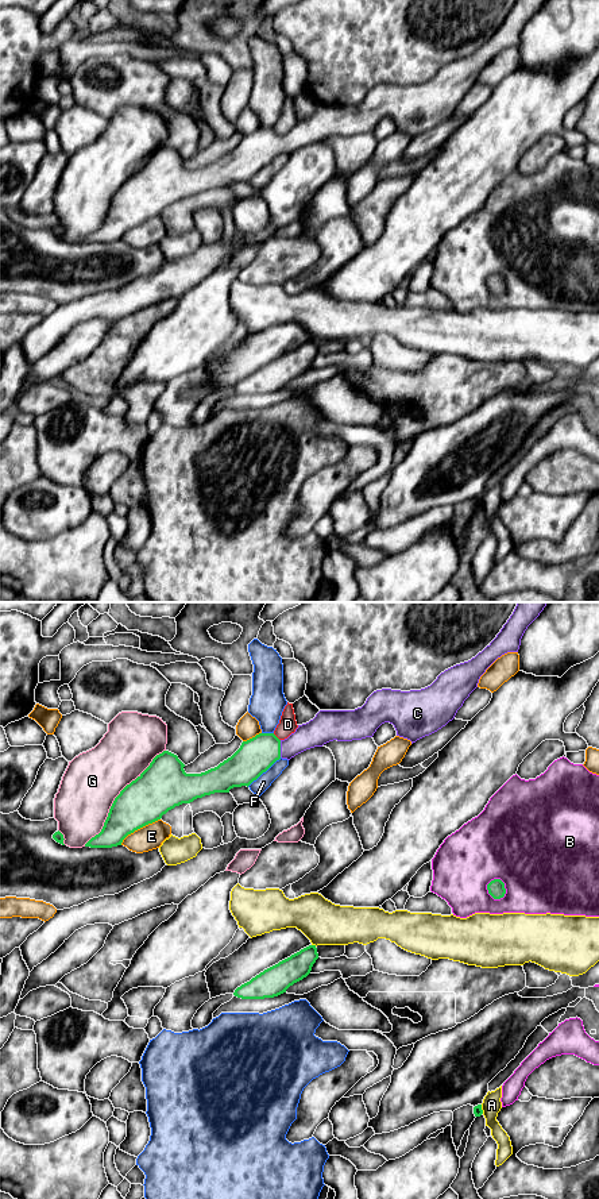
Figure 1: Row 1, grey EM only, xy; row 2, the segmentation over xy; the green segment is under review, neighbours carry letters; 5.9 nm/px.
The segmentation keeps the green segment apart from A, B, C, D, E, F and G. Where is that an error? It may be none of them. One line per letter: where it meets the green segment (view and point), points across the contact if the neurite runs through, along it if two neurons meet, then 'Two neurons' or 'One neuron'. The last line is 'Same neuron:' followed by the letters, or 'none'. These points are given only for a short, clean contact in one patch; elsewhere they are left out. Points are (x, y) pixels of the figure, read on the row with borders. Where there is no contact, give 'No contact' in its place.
A: Touches green at xy (315, 945). Two neurons
B: Touches green at xy (494, 898). Two neurons
C: Touches green at xy (279, 748). Path across: xy (257, 755), (266, 748), (279, 748), (288, 748), (317, 732). One neuron
D: Touches green at xy (277, 737). Two neurons
E: Touches green at xy (139, 828). Two neurons
F: Touches green at xy (263, 771). Two neurons
G: Touches green at xy (116, 797). Two neurons
Same neuron: C

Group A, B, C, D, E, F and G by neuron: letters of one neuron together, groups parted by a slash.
A / B / C / D / E / F / G

